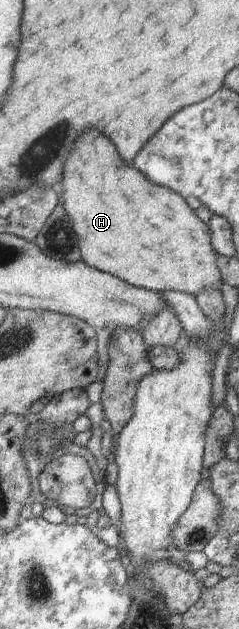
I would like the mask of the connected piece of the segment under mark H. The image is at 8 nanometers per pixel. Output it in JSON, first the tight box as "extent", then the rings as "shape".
{"extent":[59,130,222,297],"shape":[[[89,130],[77,138],[77,144],[73,144],[63,168],[63,180],[59,180],[63,189],[60,202],[71,220],[81,259],[87,266],[155,293],[173,290],[195,297],[209,286],[211,290],[220,290],[222,278],[216,265],[218,254],[211,246],[209,225],[199,220],[183,196],[151,182],[132,164],[125,162],[113,144],[105,136],[97,134],[97,130]]]}

